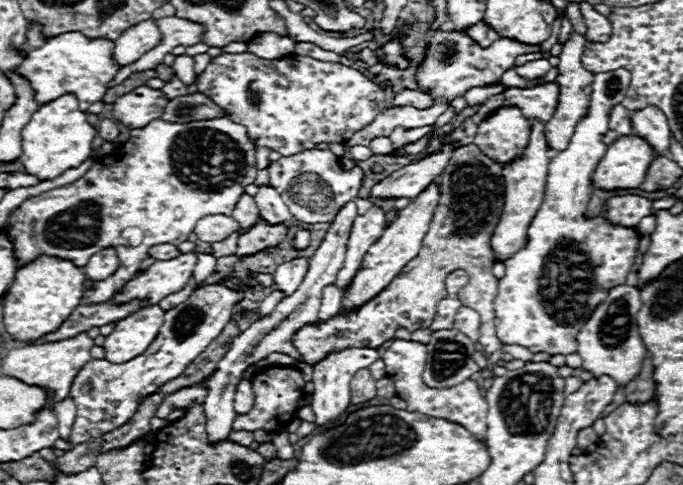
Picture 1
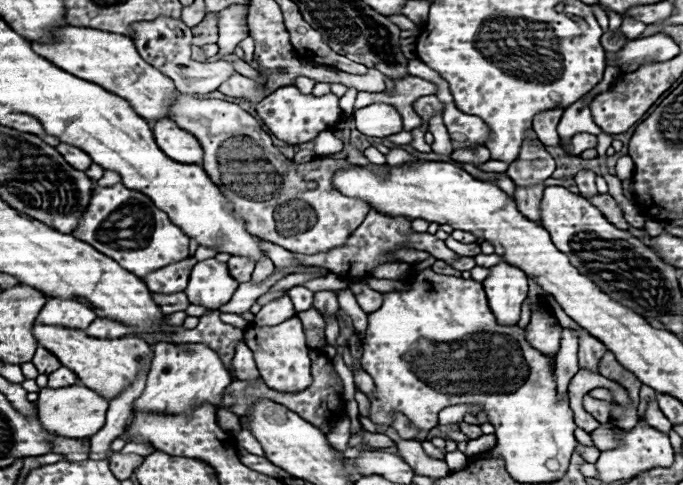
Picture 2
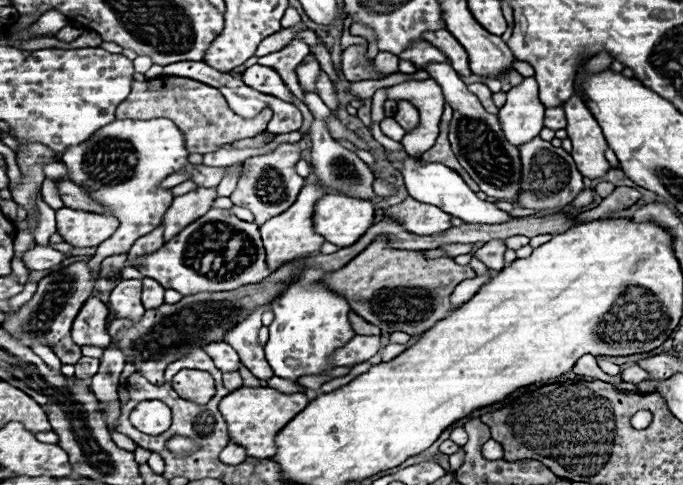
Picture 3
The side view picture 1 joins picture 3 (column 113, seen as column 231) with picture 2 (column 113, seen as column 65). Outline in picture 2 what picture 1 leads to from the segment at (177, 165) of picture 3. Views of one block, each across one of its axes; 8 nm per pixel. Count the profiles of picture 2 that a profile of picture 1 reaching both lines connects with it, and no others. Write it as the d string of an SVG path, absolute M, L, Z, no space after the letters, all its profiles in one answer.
M124 184L94 188L90 206L74 230L74 236L92 244L98 252L114 258L124 270L140 278L188 258L190 246L190 238L170 222L168 214L158 210L148 196L136 190L132 192L124 188Z

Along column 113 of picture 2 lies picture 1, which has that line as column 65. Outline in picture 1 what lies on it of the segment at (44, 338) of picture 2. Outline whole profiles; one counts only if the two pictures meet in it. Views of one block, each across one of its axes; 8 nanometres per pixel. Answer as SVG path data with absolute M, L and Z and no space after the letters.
M78 334L72 340L60 340L60 342L52 342L52 344L32 344L32 346L22 346L22 348L14 348L8 352L8 356L4 358L2 364L2 372L6 376L18 378L26 384L32 386L40 386L46 390L52 390L56 394L56 400L64 400L68 398L72 380L76 378L76 374L80 372L80 368L92 360L90 358L90 348L94 346L94 340L88 334Z

